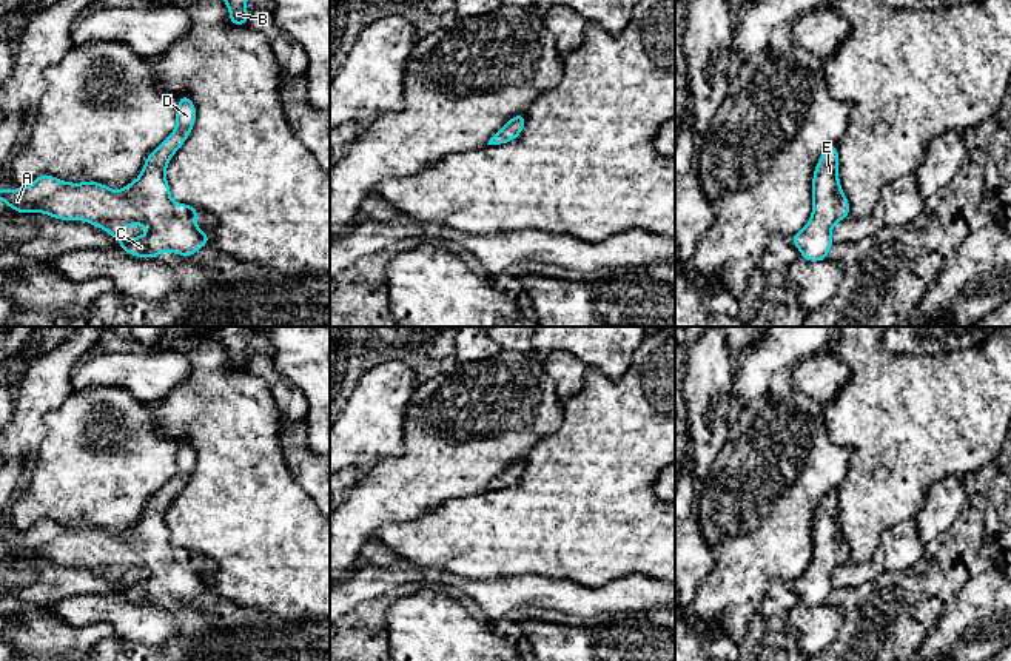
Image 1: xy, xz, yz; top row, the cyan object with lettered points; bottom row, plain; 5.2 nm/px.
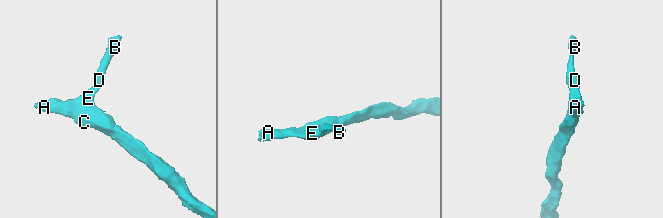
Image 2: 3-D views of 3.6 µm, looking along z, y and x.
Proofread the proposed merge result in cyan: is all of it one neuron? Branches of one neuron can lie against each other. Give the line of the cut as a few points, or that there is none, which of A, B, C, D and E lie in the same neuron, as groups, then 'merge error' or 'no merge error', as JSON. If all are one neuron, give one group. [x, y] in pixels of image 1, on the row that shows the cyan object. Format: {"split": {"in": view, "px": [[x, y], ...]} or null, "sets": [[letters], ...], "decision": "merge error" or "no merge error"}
{"split": null, "sets": [["A", "B", "C", "D", "E"]], "decision": "no merge error"}

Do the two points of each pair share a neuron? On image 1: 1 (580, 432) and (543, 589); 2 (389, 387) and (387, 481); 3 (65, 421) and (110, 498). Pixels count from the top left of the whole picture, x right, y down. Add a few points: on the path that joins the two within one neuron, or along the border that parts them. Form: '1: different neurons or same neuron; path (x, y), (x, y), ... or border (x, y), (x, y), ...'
1: different neurons; border (510, 575), (566, 578), (581, 584)
2: different neurons; border (404, 426), (404, 450), (361, 473)
3: same neuron; path (79, 439), (79, 449), (100, 470), (105, 479)

